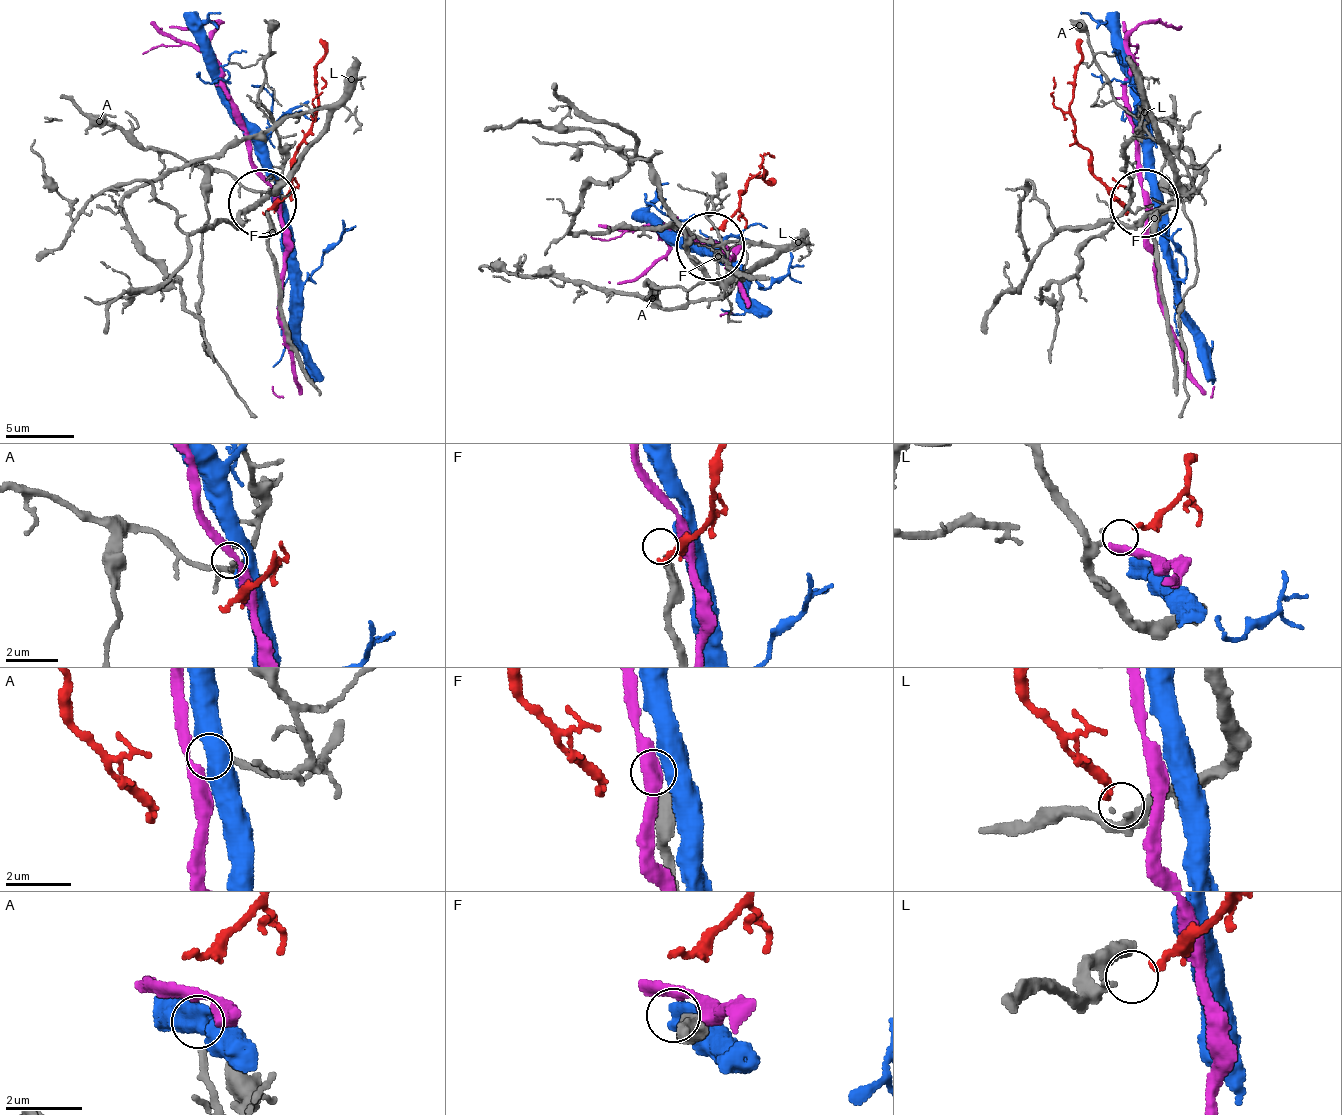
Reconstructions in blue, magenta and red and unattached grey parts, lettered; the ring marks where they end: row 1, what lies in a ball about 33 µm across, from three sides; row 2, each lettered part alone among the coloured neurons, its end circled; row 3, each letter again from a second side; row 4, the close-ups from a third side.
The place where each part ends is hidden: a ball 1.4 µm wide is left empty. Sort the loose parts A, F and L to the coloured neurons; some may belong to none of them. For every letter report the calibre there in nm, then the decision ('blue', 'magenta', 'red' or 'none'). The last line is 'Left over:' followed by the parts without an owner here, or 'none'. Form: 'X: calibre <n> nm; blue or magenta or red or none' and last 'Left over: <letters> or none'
A: calibre 200 nm; none
F: calibre 360 nm; none
L: calibre 200 nm; red
Left over: A, F

